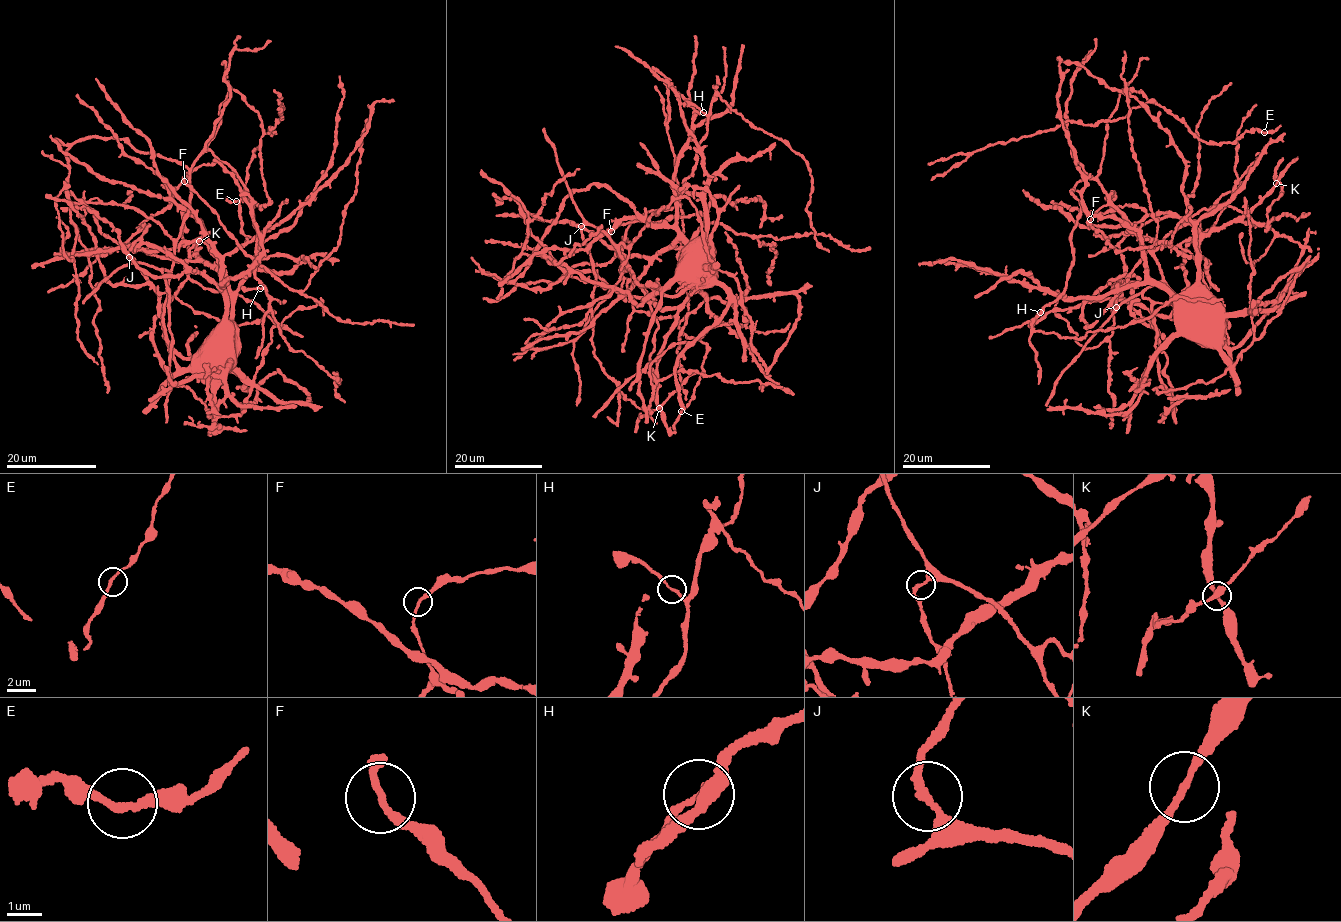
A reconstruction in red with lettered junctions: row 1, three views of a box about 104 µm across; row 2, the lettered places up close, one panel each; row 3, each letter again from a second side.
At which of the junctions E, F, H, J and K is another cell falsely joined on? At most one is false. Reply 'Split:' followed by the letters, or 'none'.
Split: none

